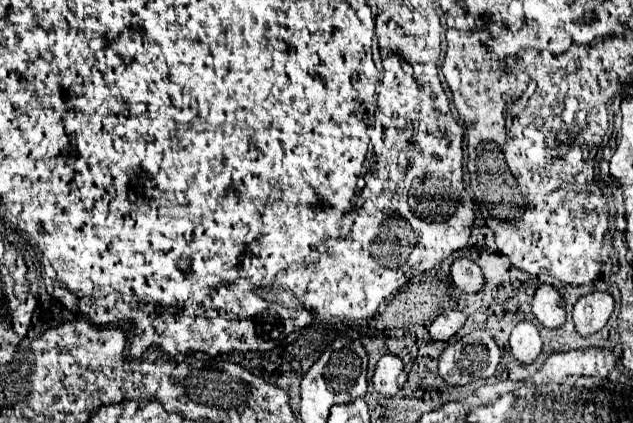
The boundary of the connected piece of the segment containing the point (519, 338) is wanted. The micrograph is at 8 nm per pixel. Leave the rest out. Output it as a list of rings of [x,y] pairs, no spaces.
[[[520,321],[510,333],[510,353],[522,365],[530,365],[540,355],[542,339],[532,321]]]

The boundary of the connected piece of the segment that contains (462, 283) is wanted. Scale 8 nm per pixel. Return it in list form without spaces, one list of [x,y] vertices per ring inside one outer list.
[[[466,257],[452,263],[452,281],[462,293],[478,293],[484,287],[484,275],[480,267]]]

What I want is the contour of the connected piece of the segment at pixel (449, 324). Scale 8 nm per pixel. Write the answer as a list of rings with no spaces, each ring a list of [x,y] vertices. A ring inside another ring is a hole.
[[[446,311],[436,317],[436,321],[430,325],[430,337],[434,341],[450,341],[460,327],[464,325],[466,315],[462,311]]]

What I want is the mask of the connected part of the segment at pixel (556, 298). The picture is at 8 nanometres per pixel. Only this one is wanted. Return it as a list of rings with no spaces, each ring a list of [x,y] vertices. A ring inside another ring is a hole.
[[[540,285],[532,299],[532,313],[540,325],[556,329],[566,321],[566,309],[560,293],[552,285]]]

